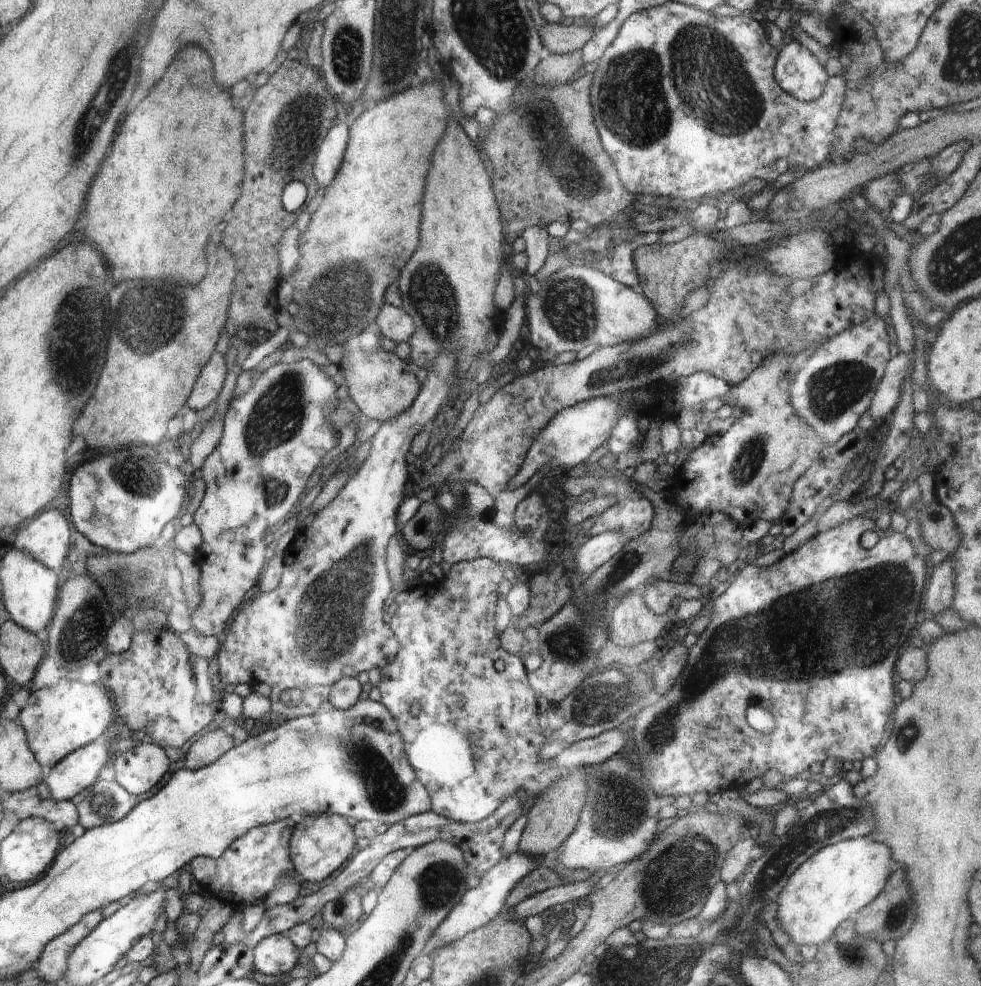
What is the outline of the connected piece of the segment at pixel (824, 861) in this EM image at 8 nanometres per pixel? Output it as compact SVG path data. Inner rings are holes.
M866 836L866 838L844 839L822 847L816 854L800 864L789 876L776 902L779 925L790 936L791 943L797 947L800 944L818 946L820 942L828 940L840 922L844 922L852 912L858 912L862 906L870 904L882 892L890 876L890 868L888 868L890 862L892 862L890 848Z

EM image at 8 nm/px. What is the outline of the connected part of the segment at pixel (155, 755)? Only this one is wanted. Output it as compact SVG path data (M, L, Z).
M154 742L136 745L123 753L117 752L112 762L115 781L134 796L148 792L169 771L167 753L168 751Z

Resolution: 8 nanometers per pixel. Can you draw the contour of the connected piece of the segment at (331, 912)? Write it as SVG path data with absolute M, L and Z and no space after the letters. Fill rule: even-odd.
M360 885L354 889L350 889L345 895L339 899L328 901L322 910L323 926L326 929L334 929L342 932L352 929L358 925L360 914L362 914L361 898L357 892Z

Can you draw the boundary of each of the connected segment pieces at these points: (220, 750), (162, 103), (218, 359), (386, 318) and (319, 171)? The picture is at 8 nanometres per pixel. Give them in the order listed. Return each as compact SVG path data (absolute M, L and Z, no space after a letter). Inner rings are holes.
M213 730L202 734L186 754L183 769L202 768L218 760L222 754L236 745L236 740L224 730Z
M182 46L166 72L164 82L156 84L138 108L126 116L122 132L118 132L118 140L114 140L110 162L106 160L98 180L94 180L94 188L90 188L90 200L86 202L86 236L96 242L116 268L126 268L124 278L180 278L188 284L196 284L206 276L206 242L210 230L224 220L224 214L240 196L244 178L242 112L232 106L228 90L220 88L216 98L212 98L204 96L204 88L190 86L190 76L198 72L204 72L204 80L214 80L212 62L199 46ZM202 112L208 116L200 124Z
M214 352L194 384L188 406L196 412L202 412L204 408L208 408L216 400L216 396L220 394L226 374L226 360L222 358L222 354Z
M383 303L375 318L377 333L394 340L396 343L408 341L414 334L413 318L402 308Z
M336 124L326 134L322 144L318 146L318 154L316 154L316 162L314 162L314 178L324 188L328 188L334 182L336 172L342 166L346 142L348 142L348 126Z

